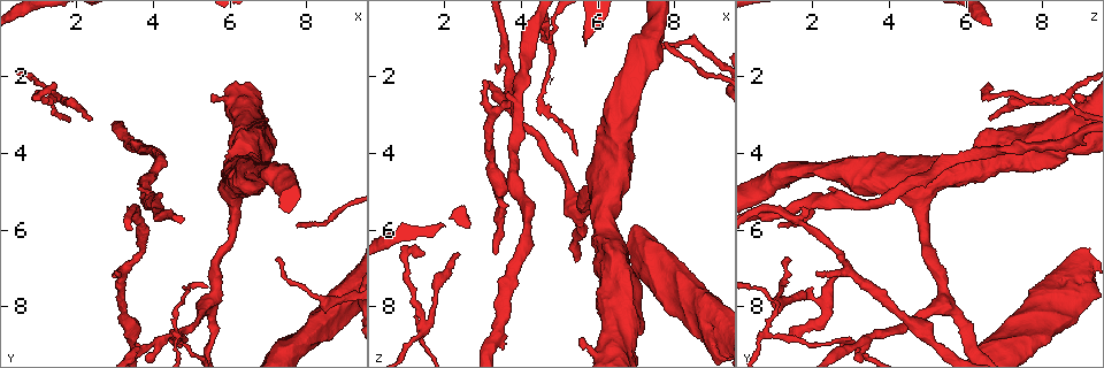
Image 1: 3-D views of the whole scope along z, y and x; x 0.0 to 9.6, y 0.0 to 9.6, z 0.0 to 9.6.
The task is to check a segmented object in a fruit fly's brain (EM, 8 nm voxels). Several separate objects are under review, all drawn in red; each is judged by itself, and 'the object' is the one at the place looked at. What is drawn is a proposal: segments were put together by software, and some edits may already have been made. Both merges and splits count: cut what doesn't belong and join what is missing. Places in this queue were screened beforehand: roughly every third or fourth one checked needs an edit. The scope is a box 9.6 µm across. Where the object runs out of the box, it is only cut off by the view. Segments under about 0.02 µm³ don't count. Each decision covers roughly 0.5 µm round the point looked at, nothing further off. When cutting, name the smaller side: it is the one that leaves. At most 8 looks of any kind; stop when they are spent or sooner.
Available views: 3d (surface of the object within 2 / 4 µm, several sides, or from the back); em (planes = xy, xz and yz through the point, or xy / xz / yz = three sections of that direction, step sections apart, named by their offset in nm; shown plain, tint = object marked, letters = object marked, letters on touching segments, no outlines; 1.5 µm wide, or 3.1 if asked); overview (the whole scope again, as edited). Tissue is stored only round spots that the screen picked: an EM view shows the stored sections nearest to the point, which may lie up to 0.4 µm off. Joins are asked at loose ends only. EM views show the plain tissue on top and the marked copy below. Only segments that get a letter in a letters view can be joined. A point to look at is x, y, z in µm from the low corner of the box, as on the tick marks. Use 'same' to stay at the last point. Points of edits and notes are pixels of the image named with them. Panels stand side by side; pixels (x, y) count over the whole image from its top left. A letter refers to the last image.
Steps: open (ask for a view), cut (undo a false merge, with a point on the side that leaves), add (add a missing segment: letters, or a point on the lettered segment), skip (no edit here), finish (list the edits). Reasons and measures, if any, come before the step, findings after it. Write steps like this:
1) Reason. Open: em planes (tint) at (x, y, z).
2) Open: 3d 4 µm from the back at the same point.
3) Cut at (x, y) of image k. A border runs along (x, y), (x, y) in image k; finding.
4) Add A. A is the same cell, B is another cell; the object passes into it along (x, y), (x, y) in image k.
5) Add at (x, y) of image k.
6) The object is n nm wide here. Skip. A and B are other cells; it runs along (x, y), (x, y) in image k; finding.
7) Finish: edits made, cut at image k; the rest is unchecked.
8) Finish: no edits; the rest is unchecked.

Four or more arms meet. Open: 3d 2 µm at (1.60, 2.60, 8.20).

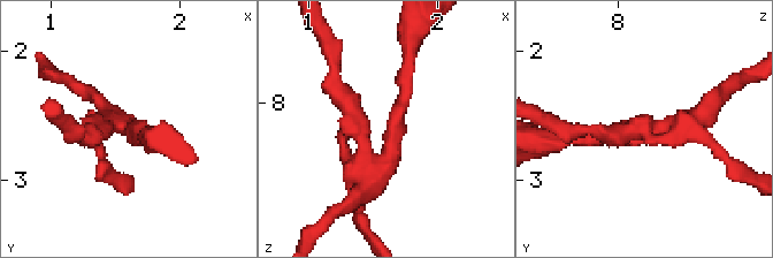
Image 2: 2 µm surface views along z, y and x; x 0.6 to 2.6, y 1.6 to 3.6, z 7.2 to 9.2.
4 arms meet here; need the tissue. Open: em planes (letters) at (1.60, 2.60, 8.24).

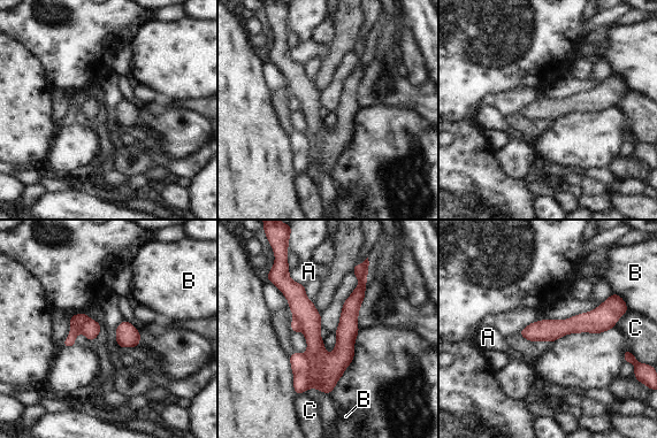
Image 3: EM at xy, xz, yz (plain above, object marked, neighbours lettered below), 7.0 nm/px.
Cut at (325, 370) of image 3. A, B and C are other cells; the part that leaves runs along (364, 266), (344, 351), (310, 385) in image 3; two cells meet here.

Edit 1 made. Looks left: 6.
Open: overview.

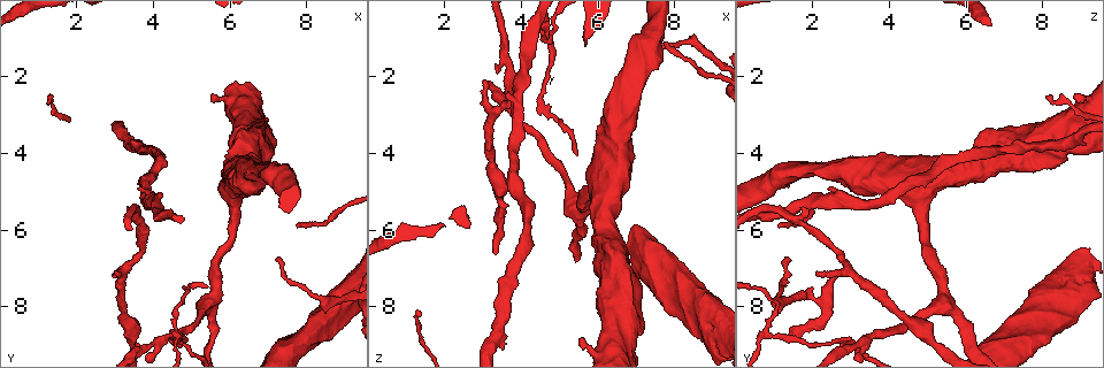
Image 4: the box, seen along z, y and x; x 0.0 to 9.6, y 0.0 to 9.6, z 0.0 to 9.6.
Stops while still wide. Open: 3d 4 µm at (5.55, 2.55, 8.80).

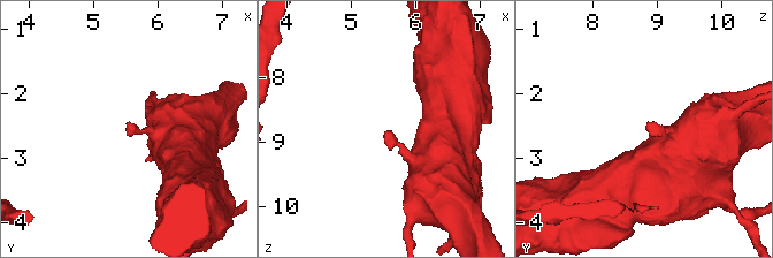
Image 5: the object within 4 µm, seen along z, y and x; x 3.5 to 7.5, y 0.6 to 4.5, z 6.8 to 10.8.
Open: em xy step 4 (tint) at (5.60, 2.50, 8.80).

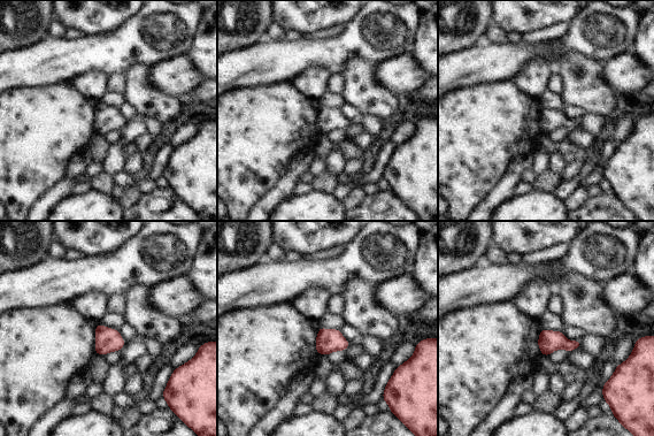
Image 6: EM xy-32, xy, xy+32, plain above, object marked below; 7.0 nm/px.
Open: em planes (letters) at the same point.

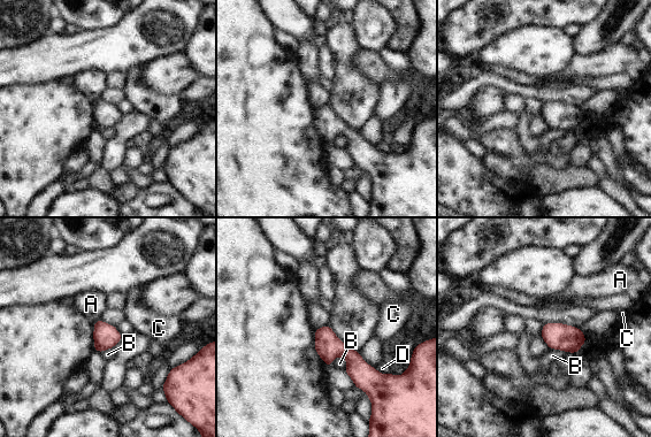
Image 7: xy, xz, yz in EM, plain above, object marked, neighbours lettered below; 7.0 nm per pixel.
Skip. A, B, C and D are other cells; a border runs along (99, 319), (93, 323) in image 7; none of them fits.

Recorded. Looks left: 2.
Finish: edits made, cut at image 3; the rest is unchecked.

